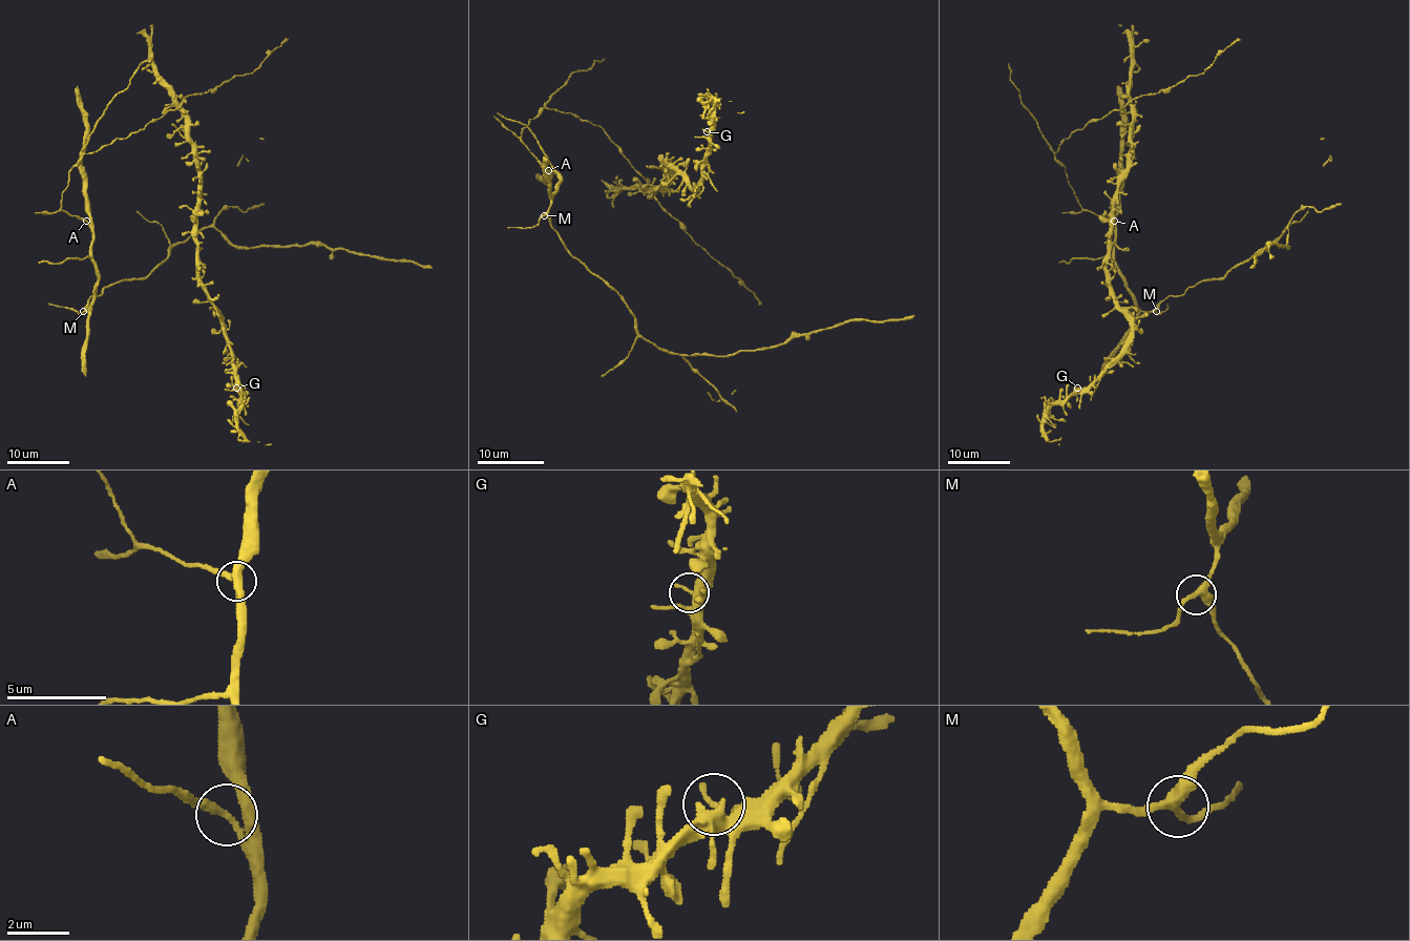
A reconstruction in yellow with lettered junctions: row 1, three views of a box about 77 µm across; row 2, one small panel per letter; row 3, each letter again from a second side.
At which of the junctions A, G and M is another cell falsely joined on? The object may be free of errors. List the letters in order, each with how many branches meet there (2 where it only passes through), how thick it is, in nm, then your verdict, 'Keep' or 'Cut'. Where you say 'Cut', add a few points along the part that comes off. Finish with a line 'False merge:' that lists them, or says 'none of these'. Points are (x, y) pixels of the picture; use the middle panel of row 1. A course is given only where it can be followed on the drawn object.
A: Branches: 3. Thickness 220 nm. Keep
G: Branches: 3. Thickness 220 nm. Keep
M: Branches: 3. Thickness 280 nm. Keep
False merge: none of these

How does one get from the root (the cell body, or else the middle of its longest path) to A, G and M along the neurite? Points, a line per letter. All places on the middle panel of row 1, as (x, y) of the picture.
A: (526, 127), (521, 131), (521, 142), (547, 170)
G: (526, 127), (543, 108), (600, 125), (647, 193), (667, 182), (667, 165), (698, 183), (707, 131)
M: (526, 127), (521, 131), (521, 142), (547, 170), (560, 176), (551, 207), (544, 215)

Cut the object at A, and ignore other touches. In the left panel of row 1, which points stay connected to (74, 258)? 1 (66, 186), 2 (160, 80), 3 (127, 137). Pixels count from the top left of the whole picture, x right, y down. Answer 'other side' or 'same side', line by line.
1: other side
2: same side
3: same side

